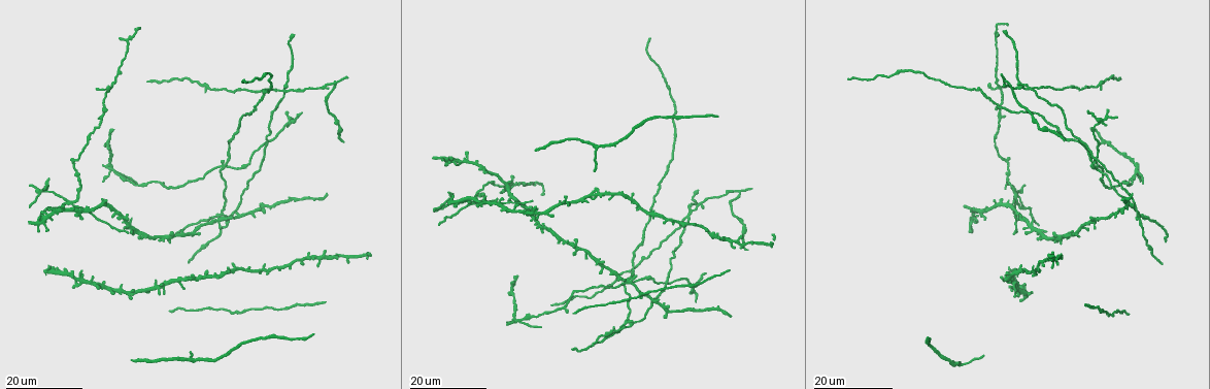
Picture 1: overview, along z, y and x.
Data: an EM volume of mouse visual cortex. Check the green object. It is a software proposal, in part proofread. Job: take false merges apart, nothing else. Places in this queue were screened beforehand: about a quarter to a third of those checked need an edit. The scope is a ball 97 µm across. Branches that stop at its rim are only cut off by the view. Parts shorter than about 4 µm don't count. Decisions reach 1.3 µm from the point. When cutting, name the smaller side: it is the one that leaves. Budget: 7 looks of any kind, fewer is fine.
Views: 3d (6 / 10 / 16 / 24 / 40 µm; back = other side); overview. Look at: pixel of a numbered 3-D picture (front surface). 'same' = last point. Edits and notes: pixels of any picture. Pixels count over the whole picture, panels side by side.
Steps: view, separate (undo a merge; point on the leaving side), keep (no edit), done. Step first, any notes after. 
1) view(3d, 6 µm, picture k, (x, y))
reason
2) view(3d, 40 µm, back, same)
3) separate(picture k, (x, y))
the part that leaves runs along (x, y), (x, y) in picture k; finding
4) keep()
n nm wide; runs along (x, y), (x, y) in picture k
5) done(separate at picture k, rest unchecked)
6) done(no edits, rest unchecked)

view(3d, 16 µm, picture 1, (598, 147))
a fork

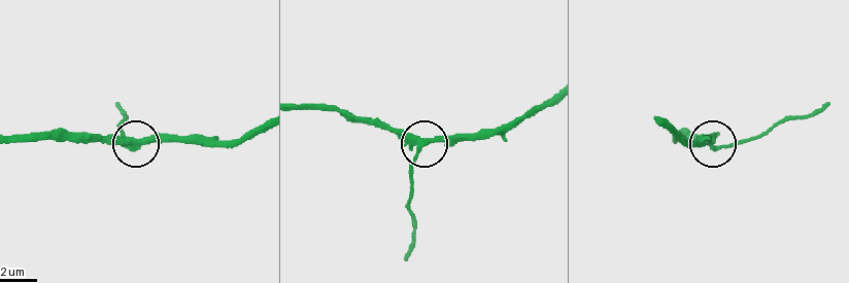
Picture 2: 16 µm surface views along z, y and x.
view(3d, 6 µm, picture 2, (138, 141))

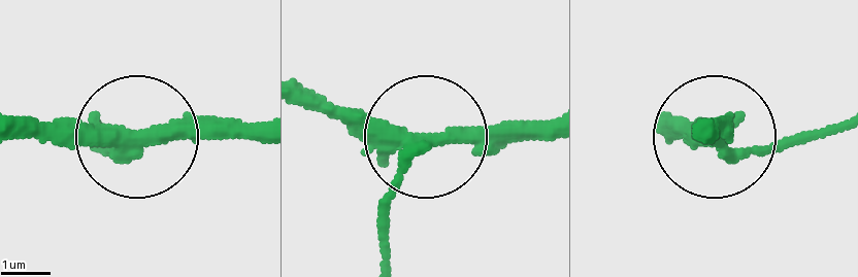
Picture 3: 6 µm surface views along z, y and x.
separate(picture 3, (386, 213))
3 arms; the part that leaves runs along (414, 152), (389, 210), (389, 260) in picture 3; two neurons meet here

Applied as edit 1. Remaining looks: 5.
view(overview)
redraw

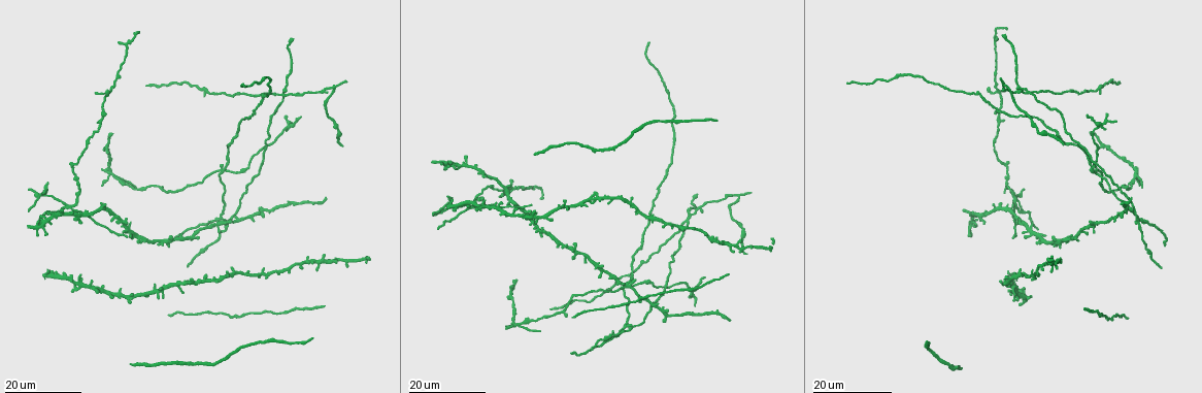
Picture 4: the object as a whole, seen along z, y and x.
view(3d, 16 µm, picture 4, (1139, 222))
a fork

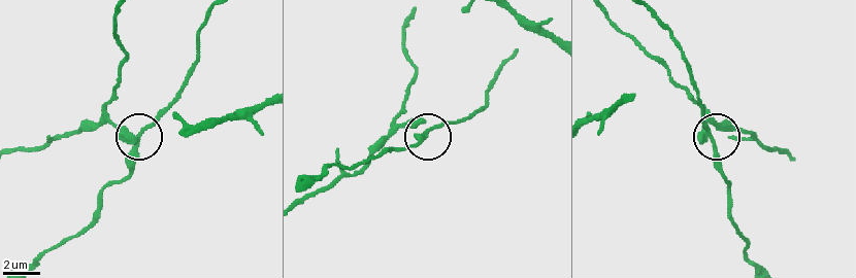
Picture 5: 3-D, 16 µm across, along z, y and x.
view(3d, 10 µm, picture 5, (712, 139))

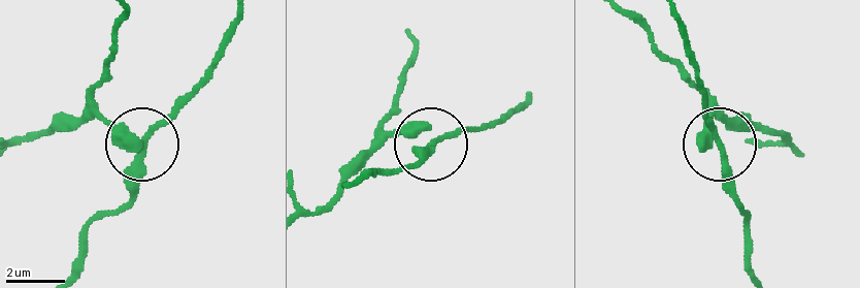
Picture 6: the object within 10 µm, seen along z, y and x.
keep()
3 arms; all the same neuron

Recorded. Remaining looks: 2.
view(3d, 16 µm, picture 4, (1030, 91))
four arms meet

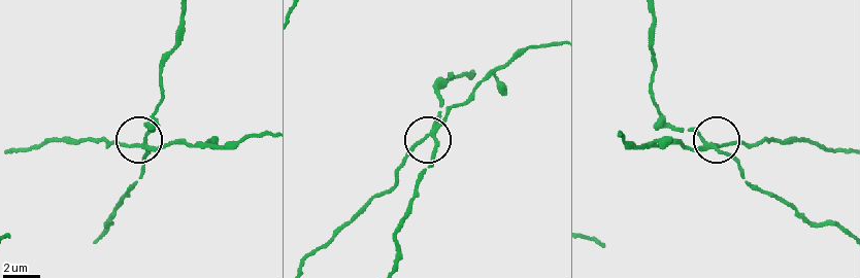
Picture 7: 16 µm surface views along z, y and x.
view(3d, 6 µm, picture 7, (139, 143))

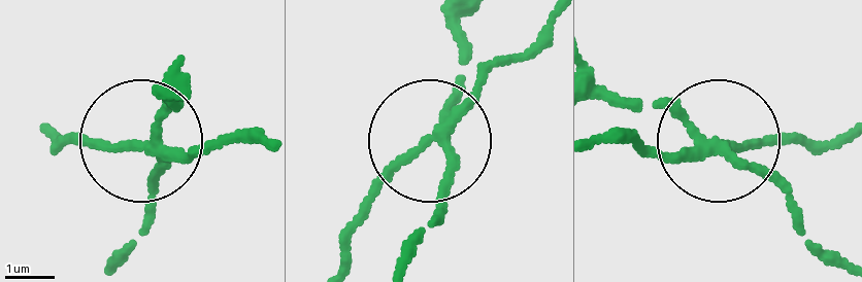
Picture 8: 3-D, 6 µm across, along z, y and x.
separate(picture 8, (477, 64))
4 arms; two neurons meet here

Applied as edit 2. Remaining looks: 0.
done(separate at picture 3, separate at picture 8, rest unchecked)

